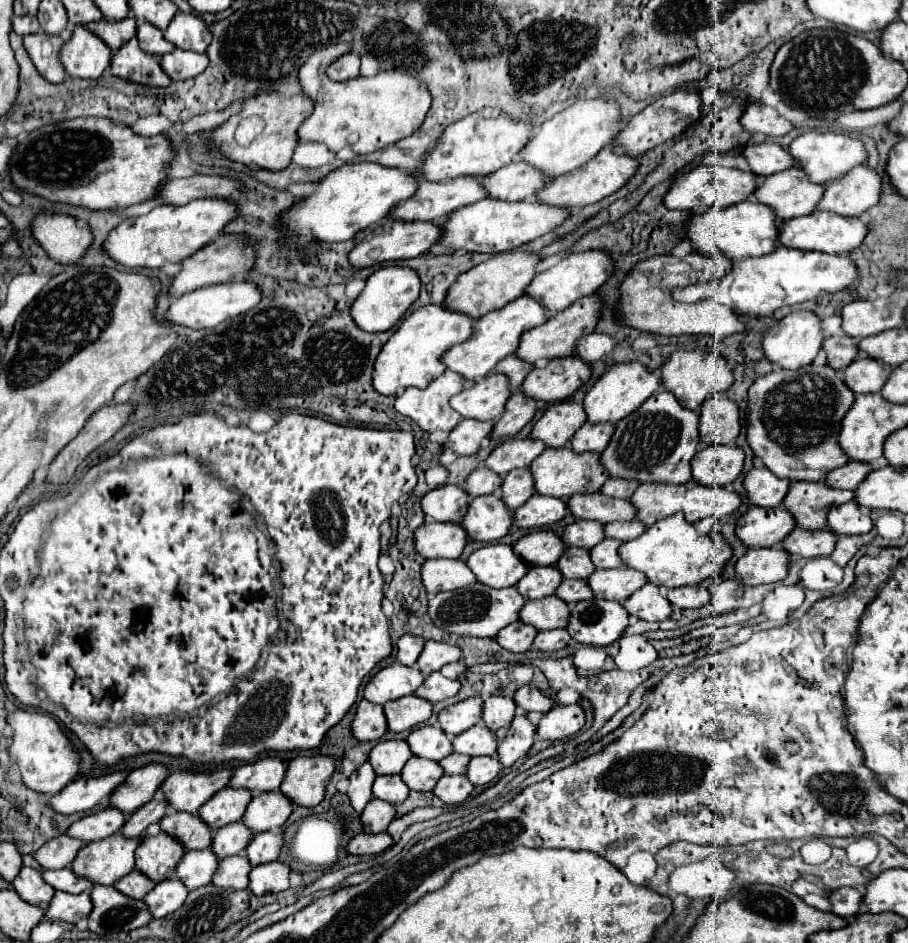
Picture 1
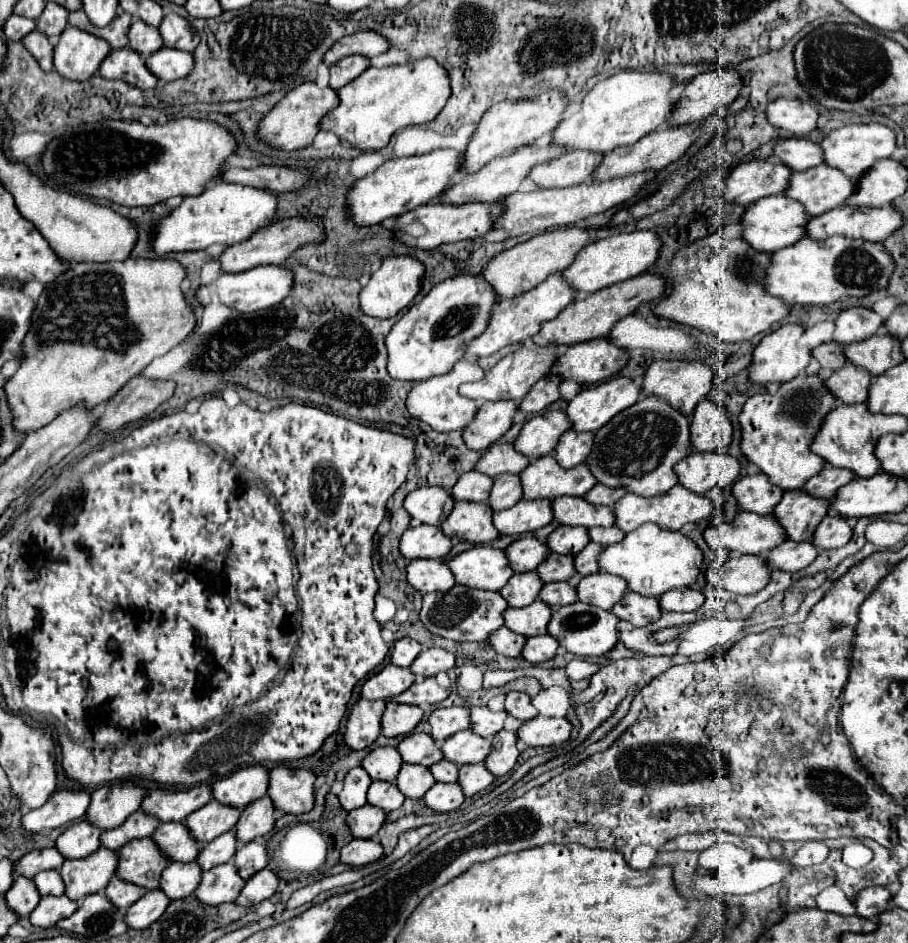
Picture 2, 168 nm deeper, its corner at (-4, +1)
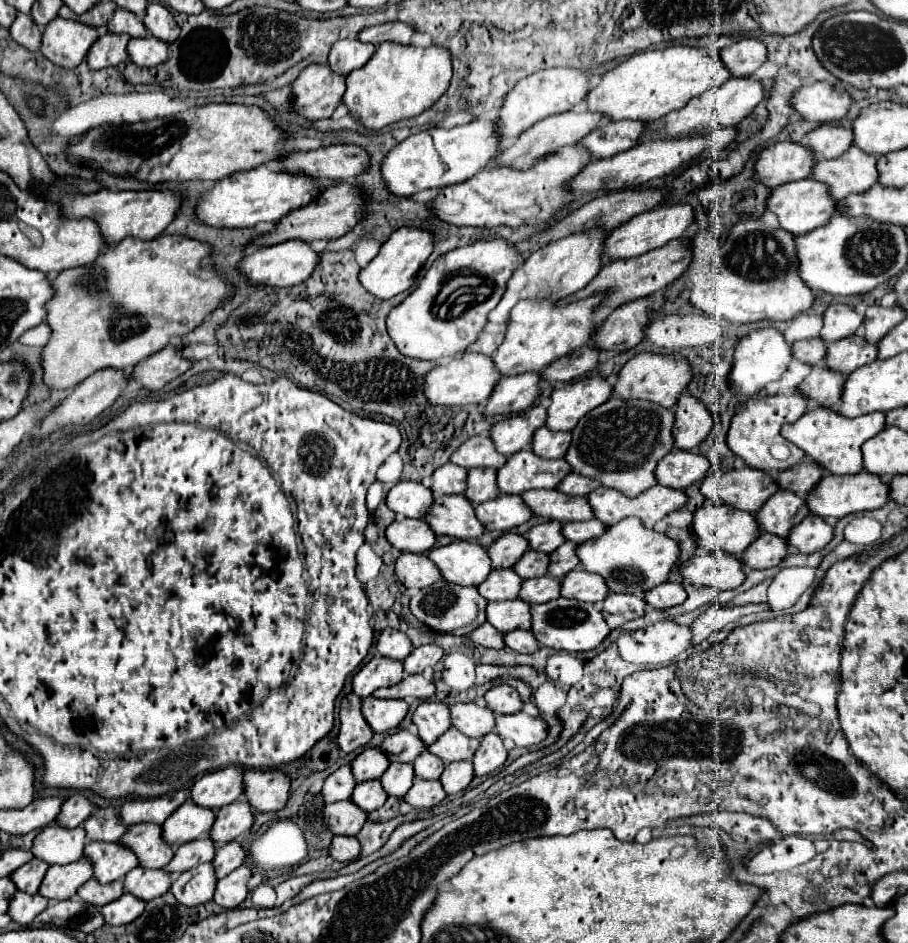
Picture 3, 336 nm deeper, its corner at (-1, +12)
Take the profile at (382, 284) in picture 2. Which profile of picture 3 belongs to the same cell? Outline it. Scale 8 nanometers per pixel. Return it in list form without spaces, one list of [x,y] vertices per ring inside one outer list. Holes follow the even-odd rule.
[[[399,228],[391,234],[391,238],[381,246],[379,254],[361,270],[359,282],[363,288],[373,294],[375,298],[391,300],[393,296],[409,290],[415,282],[417,272],[433,252],[433,238],[429,232],[419,230],[419,228]]]

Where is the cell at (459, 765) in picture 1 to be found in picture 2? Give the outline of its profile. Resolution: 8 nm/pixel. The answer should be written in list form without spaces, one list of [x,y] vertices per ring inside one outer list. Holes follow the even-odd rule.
[[[440,761],[430,767],[430,773],[440,783],[454,783],[458,779],[458,767],[448,761]]]

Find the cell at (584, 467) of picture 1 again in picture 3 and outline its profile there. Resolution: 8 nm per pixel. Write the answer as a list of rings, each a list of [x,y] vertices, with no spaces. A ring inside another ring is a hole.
[[[521,450],[497,470],[497,484],[505,494],[523,494],[531,488],[557,488],[567,472],[571,466],[565,460],[545,460],[533,450]]]

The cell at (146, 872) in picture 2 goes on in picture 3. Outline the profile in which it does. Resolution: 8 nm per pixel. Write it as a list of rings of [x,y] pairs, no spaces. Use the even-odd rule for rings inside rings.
[[[89,842],[85,856],[93,862],[93,876],[101,884],[123,880],[127,872],[139,866],[139,858],[125,846],[119,846],[119,842]]]

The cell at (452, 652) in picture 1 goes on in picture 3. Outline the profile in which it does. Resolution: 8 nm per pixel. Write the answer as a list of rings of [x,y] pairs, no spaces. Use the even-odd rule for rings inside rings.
[[[425,644],[417,646],[407,658],[405,658],[405,672],[407,674],[419,674],[427,666],[435,666],[443,658],[443,648],[437,644]]]

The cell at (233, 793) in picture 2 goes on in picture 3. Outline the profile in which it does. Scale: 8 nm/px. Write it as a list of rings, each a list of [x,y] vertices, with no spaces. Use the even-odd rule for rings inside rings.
[[[239,766],[207,772],[191,786],[191,800],[205,808],[223,808],[243,796],[243,774]]]

